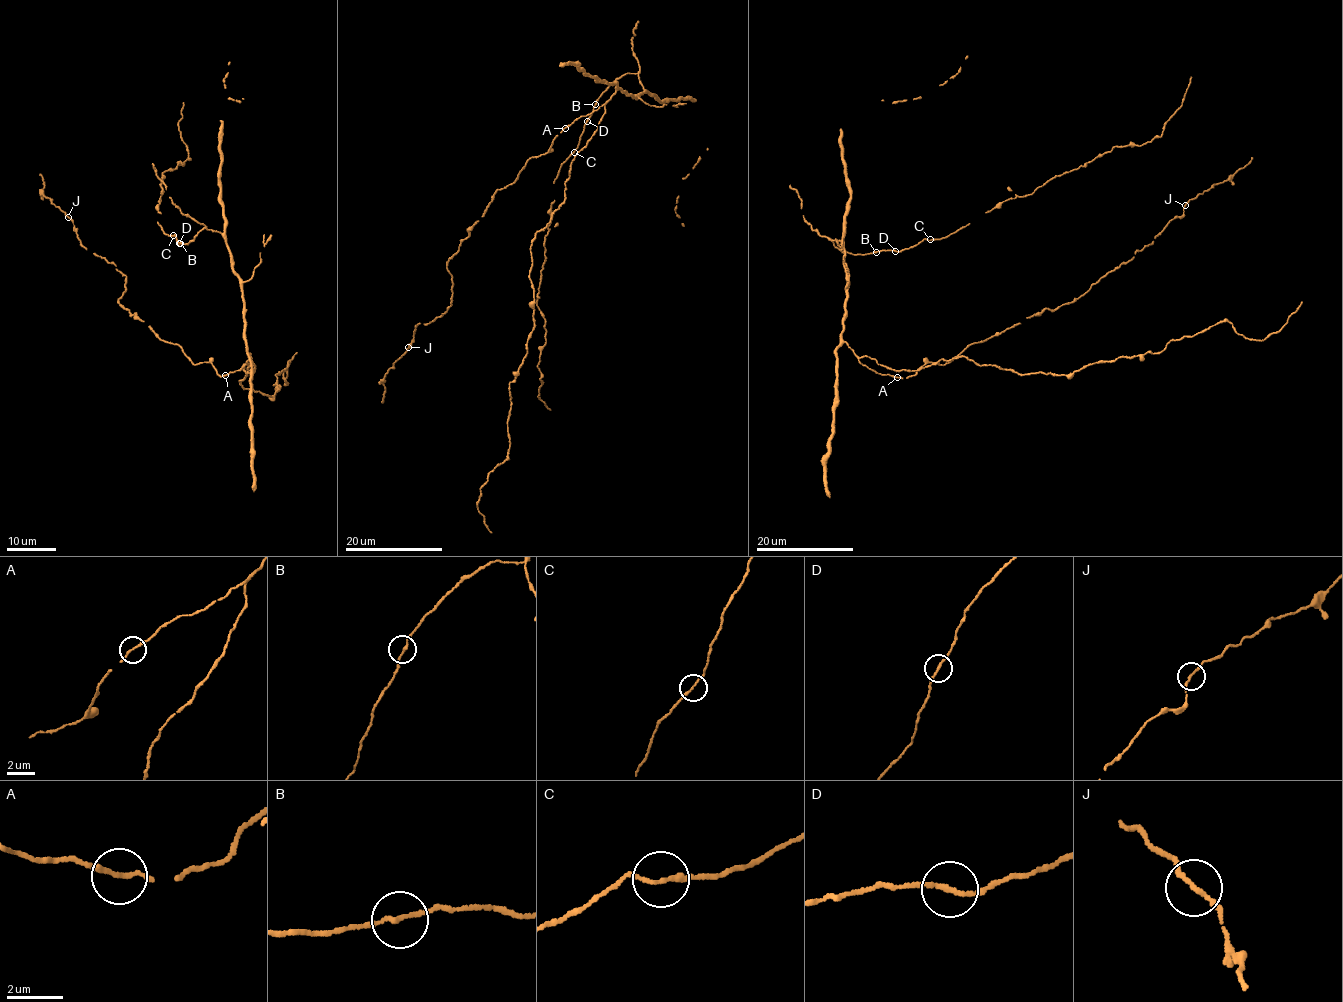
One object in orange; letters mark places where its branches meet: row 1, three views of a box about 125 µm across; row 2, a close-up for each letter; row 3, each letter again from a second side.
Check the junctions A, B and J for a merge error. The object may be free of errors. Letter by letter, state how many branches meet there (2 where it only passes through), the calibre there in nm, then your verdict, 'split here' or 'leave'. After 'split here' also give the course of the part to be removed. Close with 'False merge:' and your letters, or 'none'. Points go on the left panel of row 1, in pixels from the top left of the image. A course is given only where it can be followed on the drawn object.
A: 2 branches meet; 140 nm thick; leave
B: 2 branches meet; 150 nm thick; leave
J: 2 branches meet; 150 nm thick; leave
False merge: none

